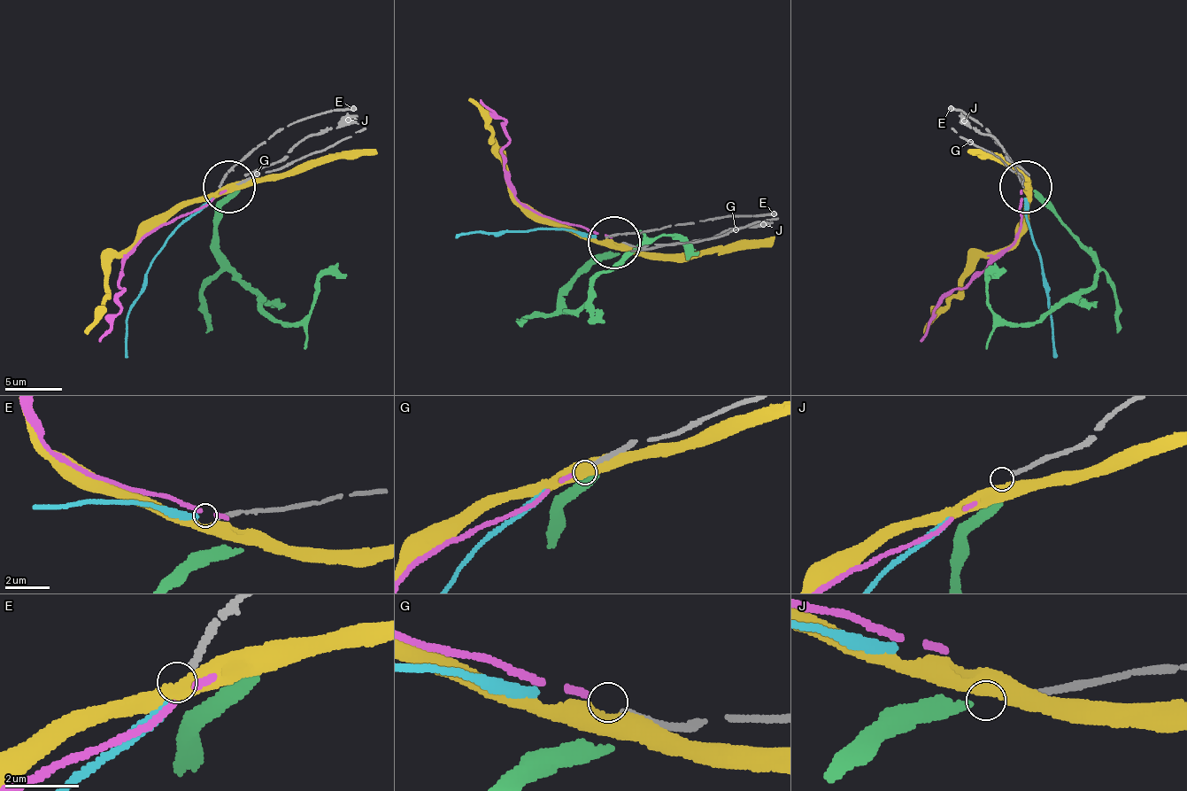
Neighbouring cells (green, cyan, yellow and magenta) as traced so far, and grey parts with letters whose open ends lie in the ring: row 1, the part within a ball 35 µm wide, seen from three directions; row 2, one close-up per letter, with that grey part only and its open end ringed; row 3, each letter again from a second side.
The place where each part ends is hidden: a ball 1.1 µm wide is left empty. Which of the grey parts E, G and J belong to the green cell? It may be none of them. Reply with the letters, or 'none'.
none

